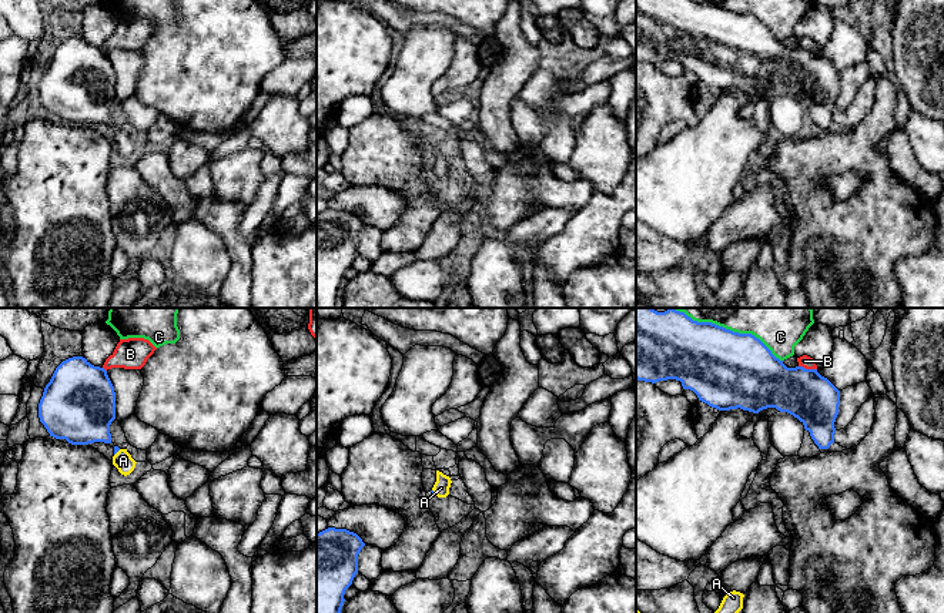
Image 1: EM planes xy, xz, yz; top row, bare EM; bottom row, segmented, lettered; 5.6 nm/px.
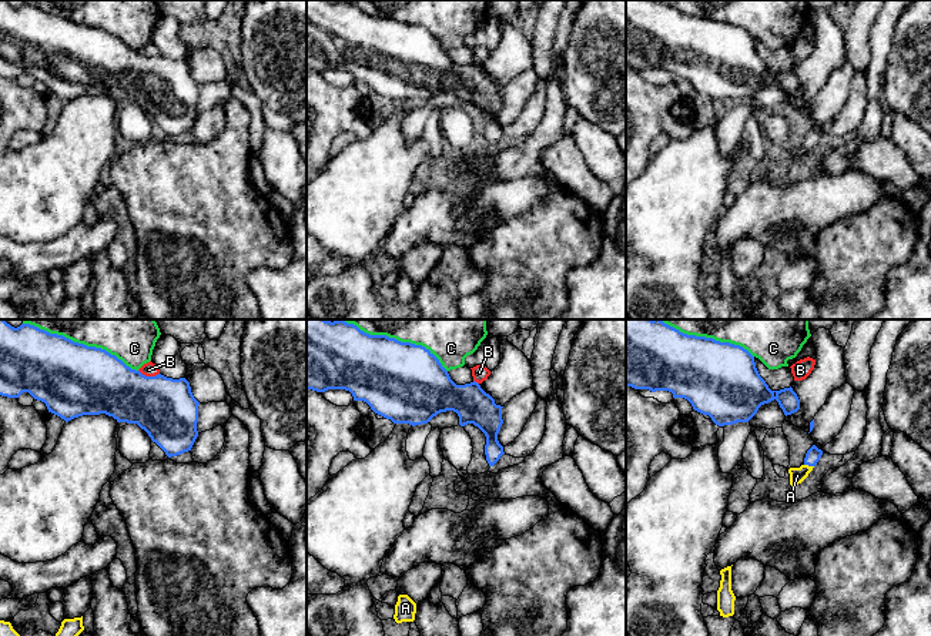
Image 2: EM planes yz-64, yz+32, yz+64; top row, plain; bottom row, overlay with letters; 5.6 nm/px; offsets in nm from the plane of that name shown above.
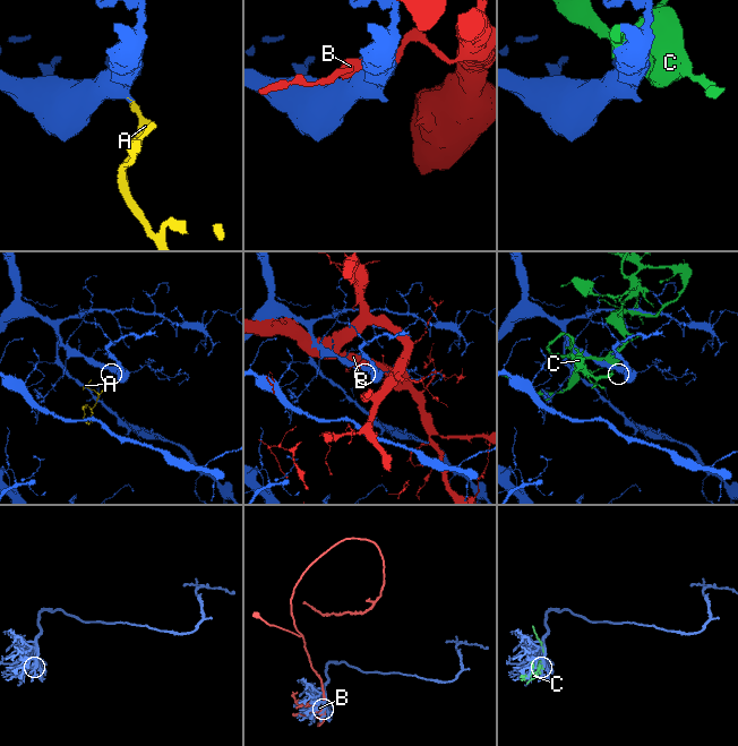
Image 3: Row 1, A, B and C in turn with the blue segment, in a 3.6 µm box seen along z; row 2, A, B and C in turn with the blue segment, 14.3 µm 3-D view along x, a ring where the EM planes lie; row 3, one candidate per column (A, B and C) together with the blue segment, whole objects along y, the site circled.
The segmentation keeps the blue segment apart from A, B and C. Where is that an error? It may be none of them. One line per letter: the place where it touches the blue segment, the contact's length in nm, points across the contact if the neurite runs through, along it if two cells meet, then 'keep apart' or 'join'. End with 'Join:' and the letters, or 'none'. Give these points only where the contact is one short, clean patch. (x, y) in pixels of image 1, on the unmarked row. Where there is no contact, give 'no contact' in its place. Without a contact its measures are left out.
A: meets blue in xy at (117, 131); contact 50 nm long; runs through xy (116, 129), (117, 131), (123, 141); join
B: meets blue in yz at (807, 50); contact 110 nm long; keep apart
C: meets blue in yz at (737, 13); contact 550 nm long; keep apart
Join: A

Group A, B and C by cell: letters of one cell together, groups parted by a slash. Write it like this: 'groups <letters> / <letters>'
groups A / B / C

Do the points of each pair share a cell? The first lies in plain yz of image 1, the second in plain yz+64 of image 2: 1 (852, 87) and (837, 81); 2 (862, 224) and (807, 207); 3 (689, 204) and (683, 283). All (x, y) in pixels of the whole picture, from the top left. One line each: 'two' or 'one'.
1: one
2: two
3: one

